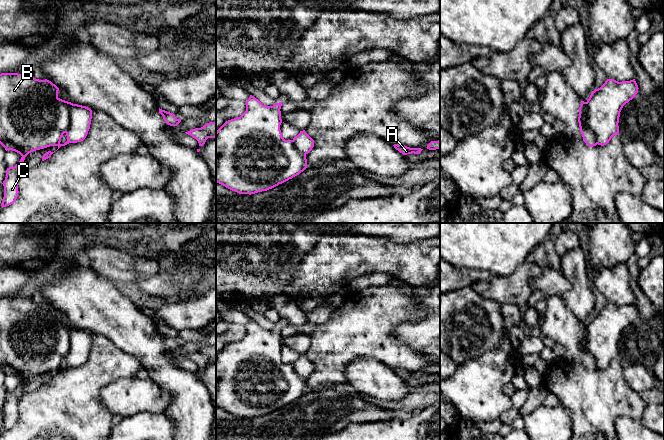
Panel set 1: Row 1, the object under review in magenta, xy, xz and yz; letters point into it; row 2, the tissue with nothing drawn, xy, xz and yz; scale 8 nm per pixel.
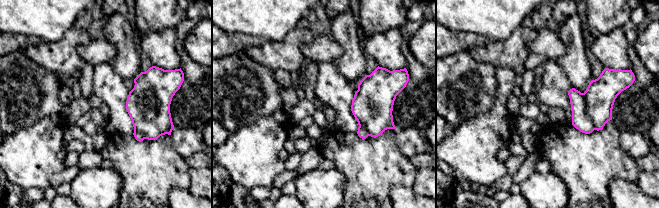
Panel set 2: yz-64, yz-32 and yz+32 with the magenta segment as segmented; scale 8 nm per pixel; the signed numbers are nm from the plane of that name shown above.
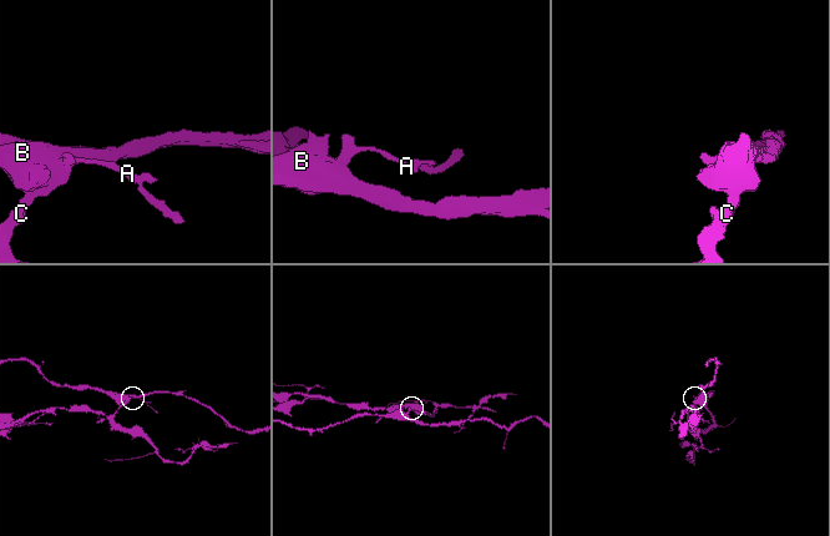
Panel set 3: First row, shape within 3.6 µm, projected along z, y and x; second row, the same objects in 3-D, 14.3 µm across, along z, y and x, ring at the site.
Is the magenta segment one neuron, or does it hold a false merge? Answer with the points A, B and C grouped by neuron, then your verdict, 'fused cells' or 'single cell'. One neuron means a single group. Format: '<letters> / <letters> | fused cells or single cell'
A C / B | fused cells

